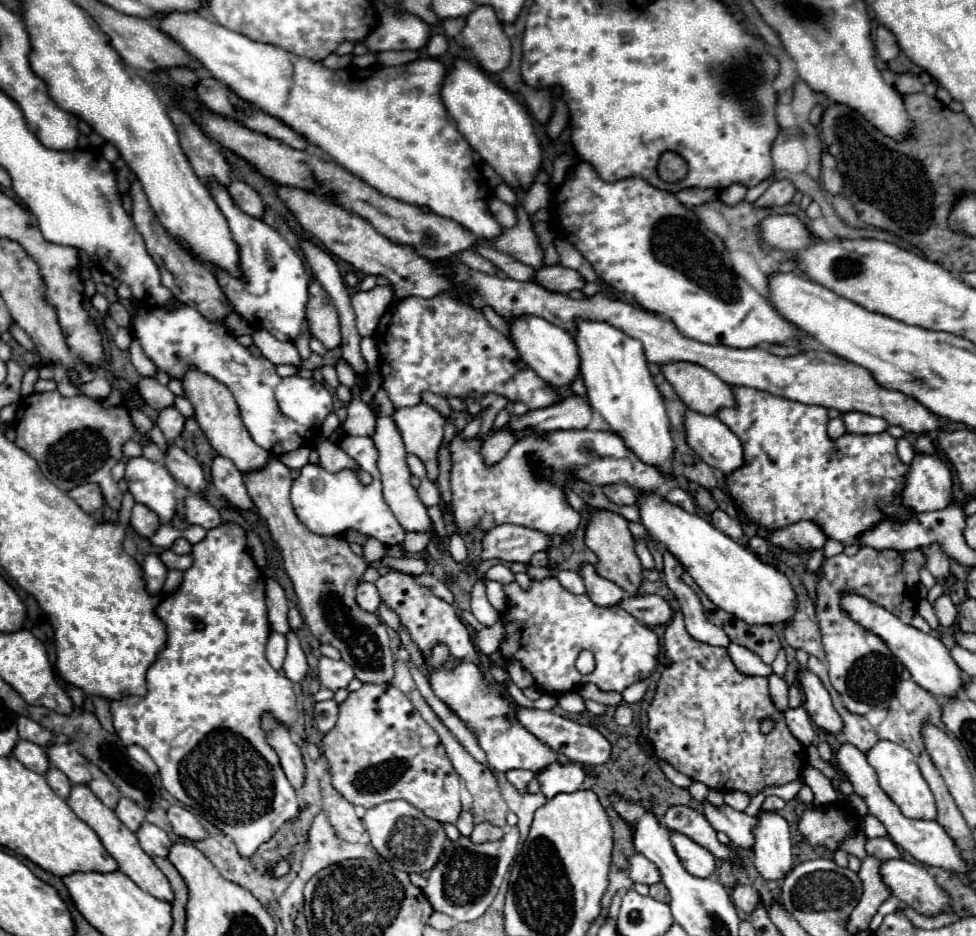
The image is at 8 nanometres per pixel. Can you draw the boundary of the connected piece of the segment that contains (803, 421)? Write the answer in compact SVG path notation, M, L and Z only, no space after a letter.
M733 385L731 391L737 405L731 409L719 409L717 417L739 437L745 461L739 469L735 469L735 473L725 475L725 485L749 521L773 531L807 519L817 523L825 531L827 539L835 539L843 545L855 545L861 541L863 533L871 531L883 519L907 521L913 517L913 511L901 503L909 465L901 463L897 457L895 439L889 433L845 433L839 439L831 439L827 435L829 417L825 407L805 405L741 385Z

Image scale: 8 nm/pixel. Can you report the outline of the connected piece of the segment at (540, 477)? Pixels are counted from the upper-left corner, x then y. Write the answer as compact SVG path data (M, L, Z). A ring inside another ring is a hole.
M579 429L553 431L551 435L535 433L517 441L495 467L485 467L479 449L481 439L477 437L471 441L455 437L451 441L453 515L457 527L463 531L471 531L475 525L487 531L495 525L511 523L537 529L547 535L575 533L581 515L569 507L563 493L569 479L575 475L577 479L595 485L627 483L641 493L657 491L667 479L667 475L657 467L643 463L619 435L605 431Z

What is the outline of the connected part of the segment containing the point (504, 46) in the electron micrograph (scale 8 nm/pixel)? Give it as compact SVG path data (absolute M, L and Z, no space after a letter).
M481 5L467 15L463 41L485 73L499 73L511 61L509 37L491 7Z

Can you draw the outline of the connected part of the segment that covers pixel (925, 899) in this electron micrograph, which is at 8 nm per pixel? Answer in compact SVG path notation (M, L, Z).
M889 859L881 863L879 873L891 895L913 907L917 913L935 915L949 903L949 895L937 887L935 879L923 867L915 863L905 859Z

